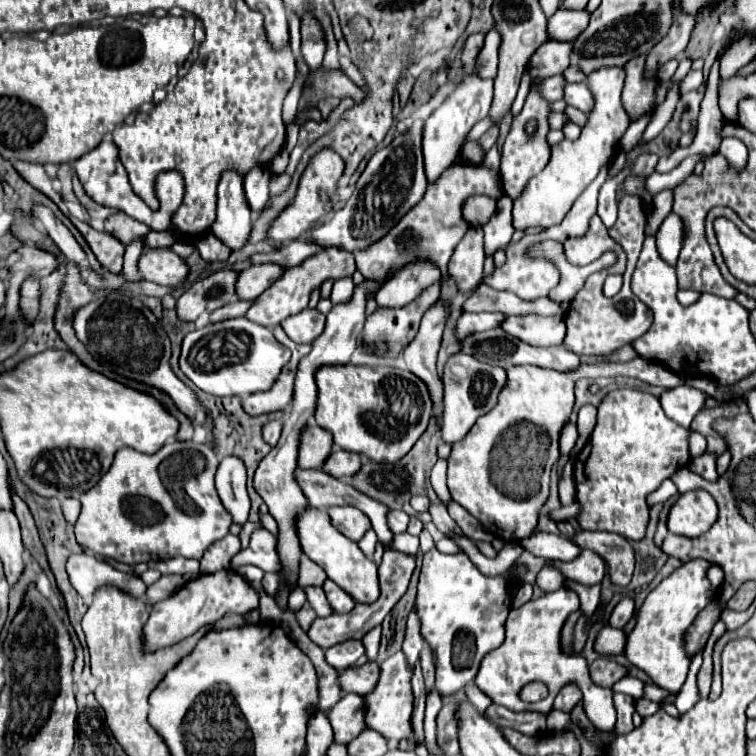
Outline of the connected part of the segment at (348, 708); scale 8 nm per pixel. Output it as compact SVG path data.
M344 695L328 713L326 713L332 731L334 743L350 743L366 725L364 725L364 703L360 695Z

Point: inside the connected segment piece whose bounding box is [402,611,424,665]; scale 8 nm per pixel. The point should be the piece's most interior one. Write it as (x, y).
(413, 643)

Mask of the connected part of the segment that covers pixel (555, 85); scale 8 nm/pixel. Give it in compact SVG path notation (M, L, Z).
M562 75L548 77L548 79L542 79L536 87L538 87L538 93L542 95L542 99L546 99L546 101L558 101L558 99L562 99L564 79L562 79Z

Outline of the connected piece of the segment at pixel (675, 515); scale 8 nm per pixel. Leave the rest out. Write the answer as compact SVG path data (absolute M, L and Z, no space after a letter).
M688 491L678 497L668 515L668 531L684 537L698 537L710 529L718 517L718 505L714 497L704 491Z

